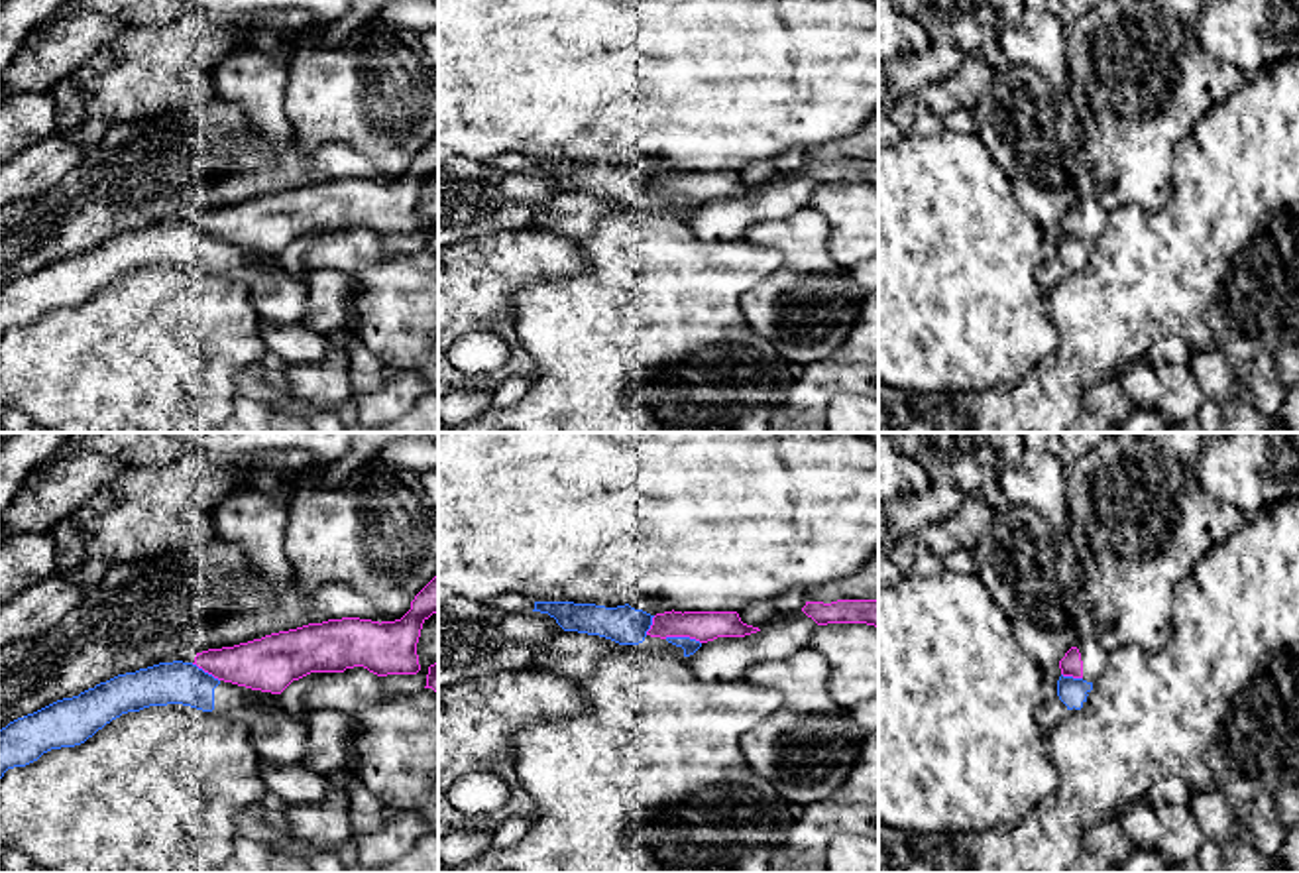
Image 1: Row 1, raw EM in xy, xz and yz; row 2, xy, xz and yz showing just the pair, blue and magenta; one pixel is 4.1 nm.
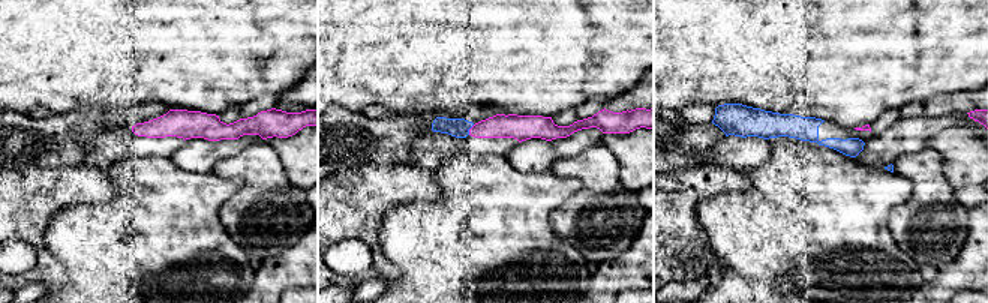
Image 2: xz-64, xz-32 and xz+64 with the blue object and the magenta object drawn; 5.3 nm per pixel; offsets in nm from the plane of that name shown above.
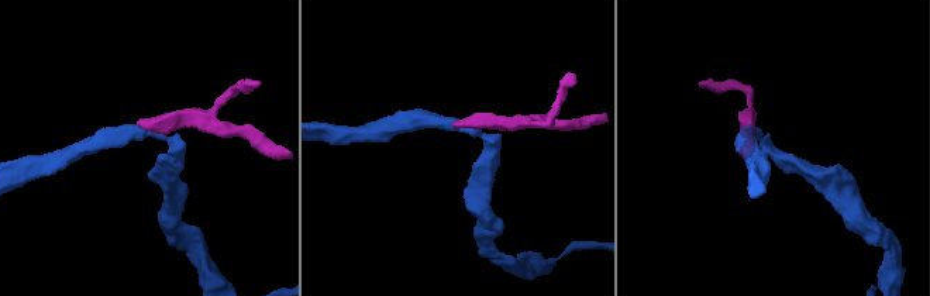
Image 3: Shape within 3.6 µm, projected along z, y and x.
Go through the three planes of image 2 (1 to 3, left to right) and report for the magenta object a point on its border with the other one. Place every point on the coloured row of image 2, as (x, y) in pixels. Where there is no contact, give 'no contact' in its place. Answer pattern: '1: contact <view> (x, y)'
1: no contact
2: contact xz-32 (470, 128)
3: no contact

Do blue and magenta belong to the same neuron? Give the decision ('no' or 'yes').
no

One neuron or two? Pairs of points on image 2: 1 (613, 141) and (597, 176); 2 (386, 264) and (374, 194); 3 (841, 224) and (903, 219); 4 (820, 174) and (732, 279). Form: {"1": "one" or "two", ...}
{"1": "two", "2": "one", "3": "two", "4": "two"}

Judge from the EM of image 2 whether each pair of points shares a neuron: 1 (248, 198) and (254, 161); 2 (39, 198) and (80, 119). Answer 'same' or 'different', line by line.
1: same
2: different

